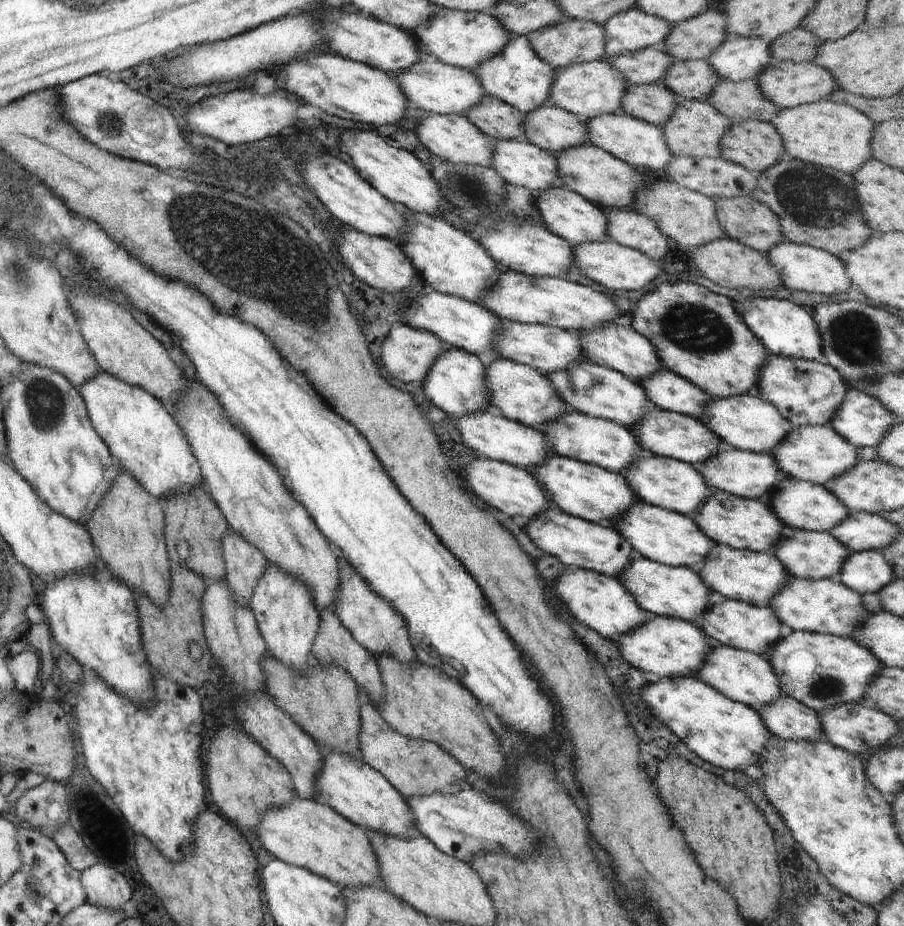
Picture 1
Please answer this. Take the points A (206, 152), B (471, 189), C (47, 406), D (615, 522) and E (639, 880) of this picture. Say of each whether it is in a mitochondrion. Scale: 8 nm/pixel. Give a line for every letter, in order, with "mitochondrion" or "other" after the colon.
A: other
B: mitochondrion
C: mitochondrion
D: other
E: mitochondrion

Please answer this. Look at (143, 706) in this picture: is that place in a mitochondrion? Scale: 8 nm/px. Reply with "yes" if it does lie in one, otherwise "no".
no

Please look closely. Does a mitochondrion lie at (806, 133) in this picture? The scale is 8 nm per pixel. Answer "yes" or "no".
no

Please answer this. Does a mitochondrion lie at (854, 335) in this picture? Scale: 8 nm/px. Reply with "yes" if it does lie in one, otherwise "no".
yes

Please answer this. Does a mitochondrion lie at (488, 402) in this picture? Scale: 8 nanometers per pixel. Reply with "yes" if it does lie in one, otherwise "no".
no

